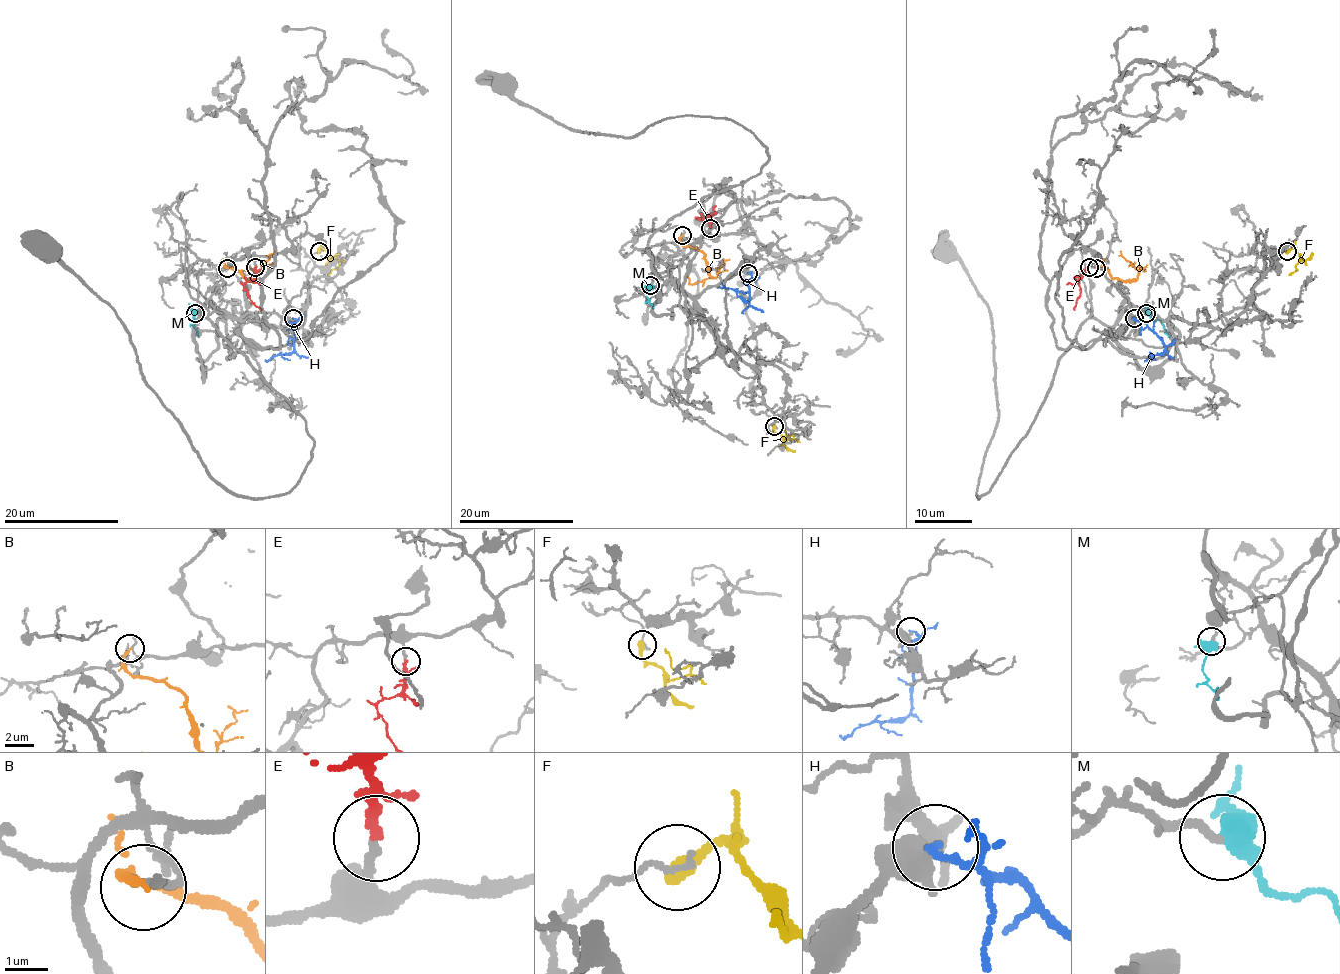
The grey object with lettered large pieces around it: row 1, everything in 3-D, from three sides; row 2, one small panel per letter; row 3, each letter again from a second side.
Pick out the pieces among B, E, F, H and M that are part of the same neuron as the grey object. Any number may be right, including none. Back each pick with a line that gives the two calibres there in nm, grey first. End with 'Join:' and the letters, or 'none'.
E: calibres 190 and 220 nm
M: calibres 200 and 500 nm
Join: E, M

